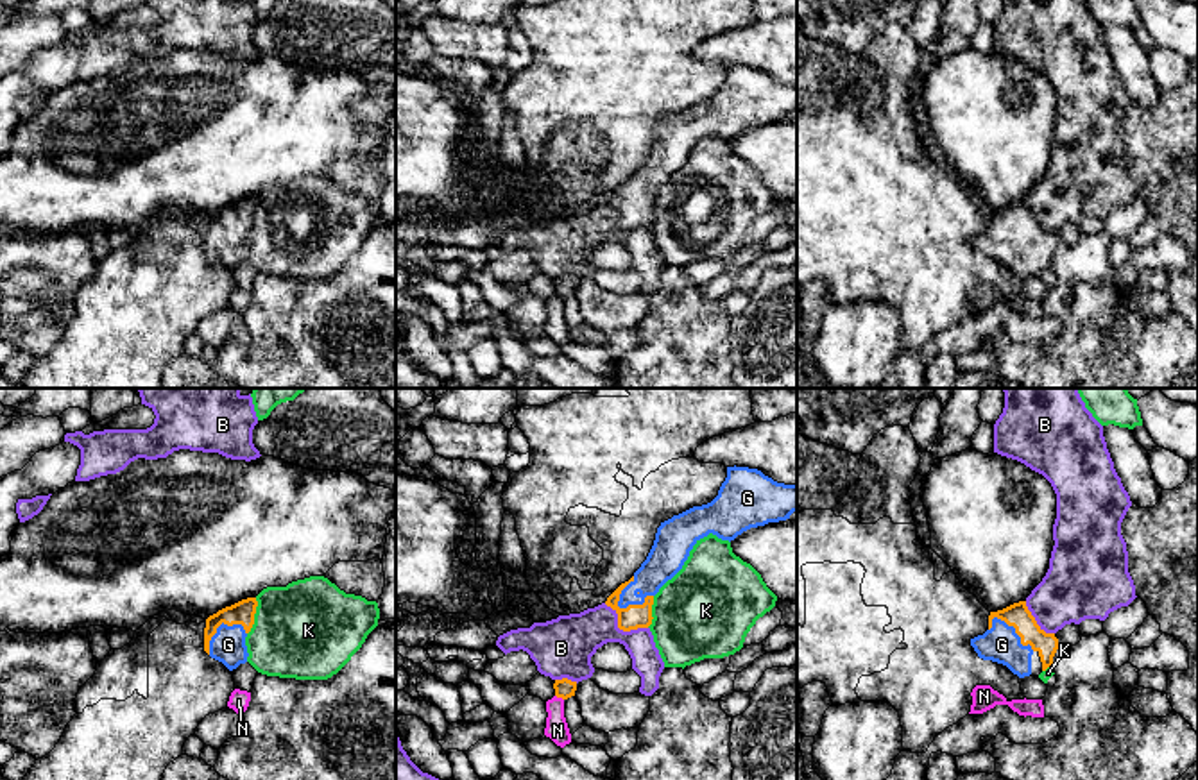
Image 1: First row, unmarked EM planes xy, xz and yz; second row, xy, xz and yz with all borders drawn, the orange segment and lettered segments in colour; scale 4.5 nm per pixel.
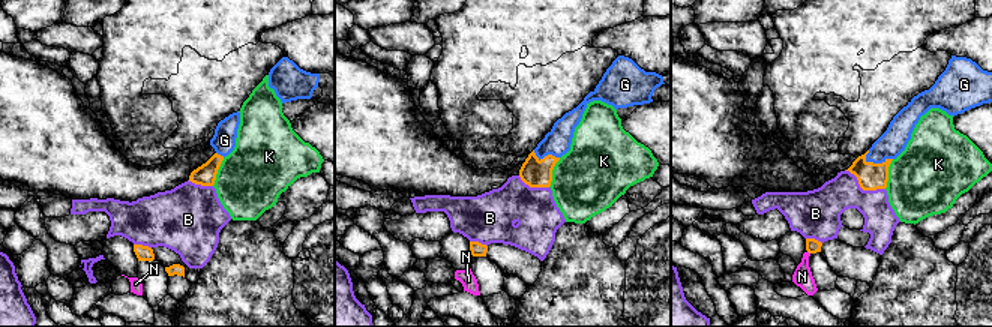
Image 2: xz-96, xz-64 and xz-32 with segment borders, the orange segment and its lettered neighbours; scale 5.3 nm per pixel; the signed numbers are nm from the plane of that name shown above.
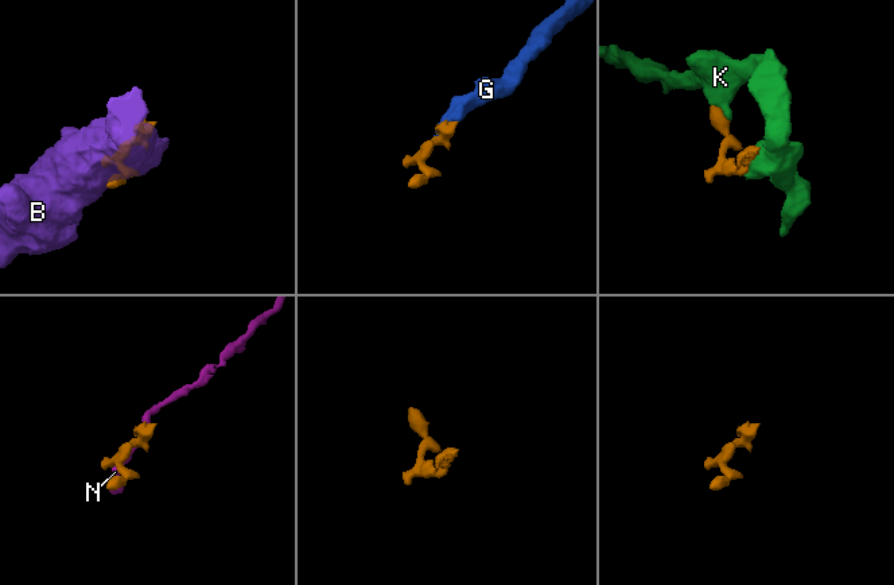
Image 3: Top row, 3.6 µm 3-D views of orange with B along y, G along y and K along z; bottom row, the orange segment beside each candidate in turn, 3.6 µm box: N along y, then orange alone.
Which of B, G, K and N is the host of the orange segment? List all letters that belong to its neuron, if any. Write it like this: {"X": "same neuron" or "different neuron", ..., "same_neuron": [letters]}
{"B": "different neuron", "G": "same neuron", "K": "different neuron", "N": "different neuron", "same_neuron": ["G"]}

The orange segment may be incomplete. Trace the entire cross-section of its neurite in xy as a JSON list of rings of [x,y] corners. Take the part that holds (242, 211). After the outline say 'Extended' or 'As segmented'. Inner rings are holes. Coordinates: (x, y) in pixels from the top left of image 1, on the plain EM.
[[[247,197],[206,218],[204,250],[229,270],[247,261],[245,236],[254,224],[256,206],[256,197]]]. Extended

